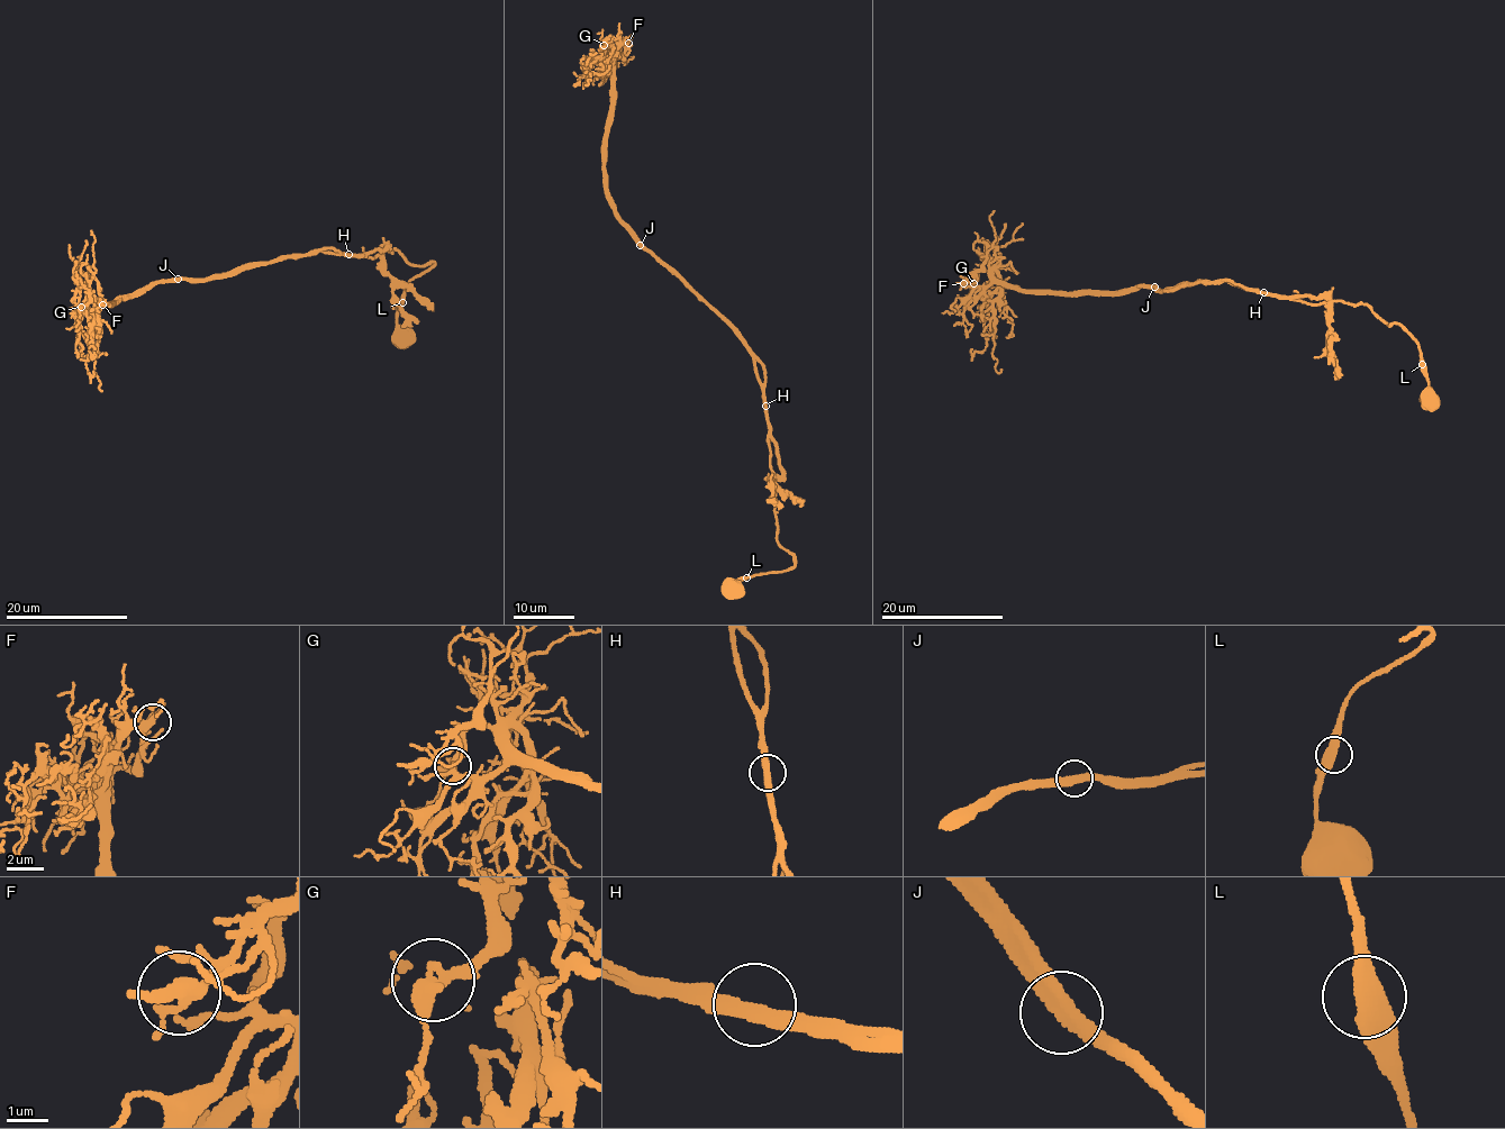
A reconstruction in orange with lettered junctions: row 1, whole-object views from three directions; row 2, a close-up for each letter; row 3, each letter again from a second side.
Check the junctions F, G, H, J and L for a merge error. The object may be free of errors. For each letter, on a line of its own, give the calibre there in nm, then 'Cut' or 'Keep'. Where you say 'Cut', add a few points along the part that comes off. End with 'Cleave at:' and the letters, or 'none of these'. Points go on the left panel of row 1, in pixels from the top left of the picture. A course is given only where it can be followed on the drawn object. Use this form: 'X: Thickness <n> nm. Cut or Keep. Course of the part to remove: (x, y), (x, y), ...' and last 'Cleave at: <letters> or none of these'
F: Thickness 320 nm. Keep
G: Thickness 360 nm. Keep
H: Thickness 360 nm. Keep
J: Thickness 400 nm. Keep
L: Thickness 360 nm. Keep
Cleave at: none of these

